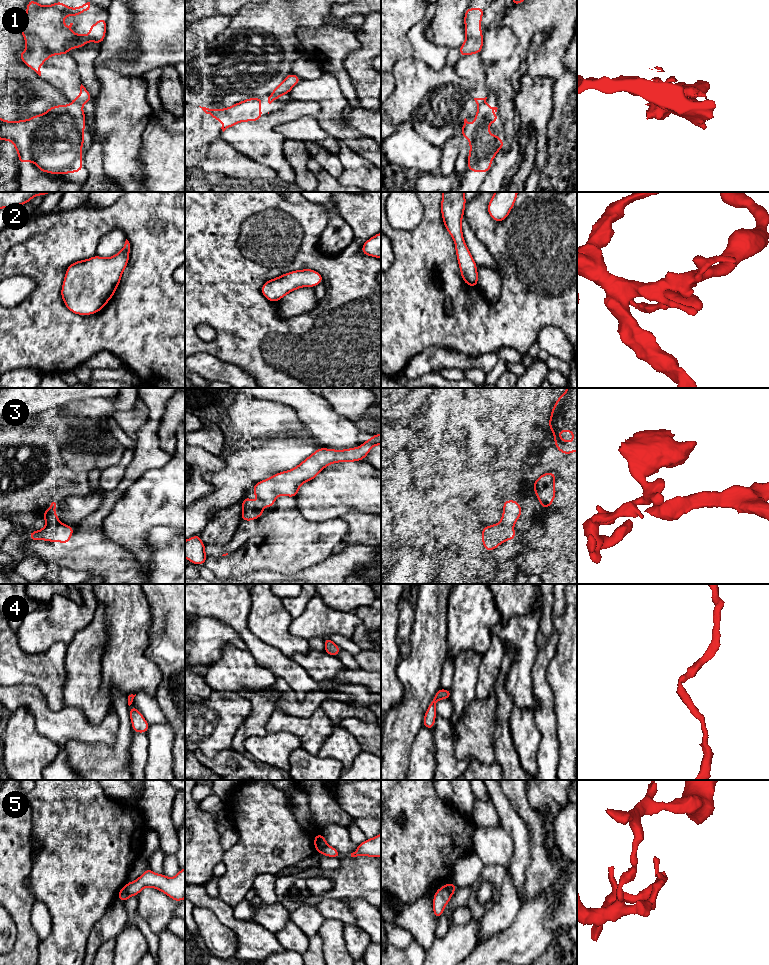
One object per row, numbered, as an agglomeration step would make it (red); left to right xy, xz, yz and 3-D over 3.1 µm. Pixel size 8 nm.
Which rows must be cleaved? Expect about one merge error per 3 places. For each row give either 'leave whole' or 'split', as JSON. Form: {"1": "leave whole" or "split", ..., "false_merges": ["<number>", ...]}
{"1": "split", "2": "leave whole", "3": "split", "4": "leave whole", "5": "split", "false_merges": ["1", "3", "5"]}

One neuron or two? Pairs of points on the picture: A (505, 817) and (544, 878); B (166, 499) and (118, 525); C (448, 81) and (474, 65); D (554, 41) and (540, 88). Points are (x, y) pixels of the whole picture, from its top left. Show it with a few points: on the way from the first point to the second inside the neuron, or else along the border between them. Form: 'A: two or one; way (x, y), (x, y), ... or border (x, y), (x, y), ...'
A: two; border (530, 835), (531, 861), (526, 870), (525, 881)
B: one; way (154, 499), (147, 502), (130, 519)
C: two; border (455, 65), (456, 72), (472, 82), (471, 95)
D: two; border (527, 73), (549, 77), (553, 81), (553, 98)

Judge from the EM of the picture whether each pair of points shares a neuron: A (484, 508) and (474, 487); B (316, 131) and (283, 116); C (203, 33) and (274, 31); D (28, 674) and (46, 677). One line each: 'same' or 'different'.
A: same
B: different
C: different
D: same

